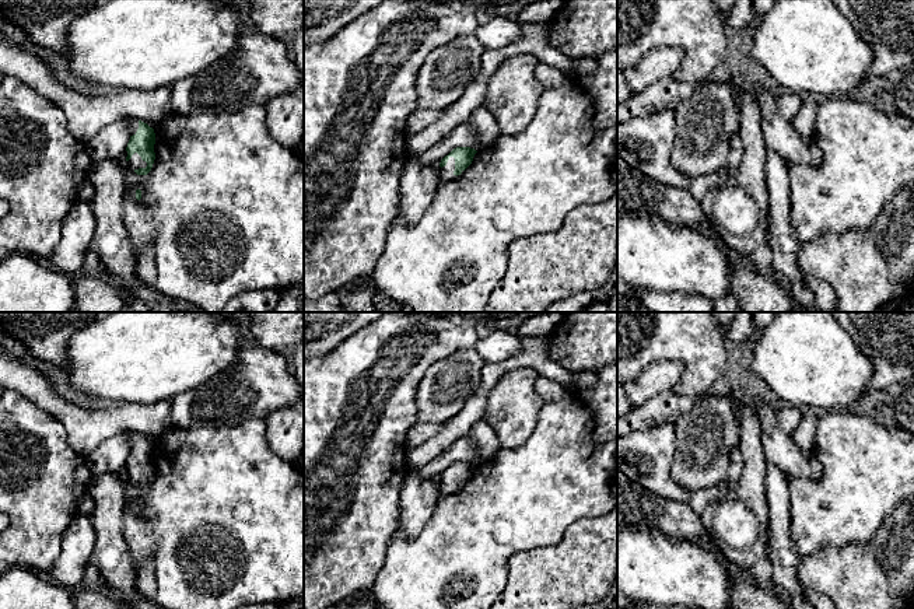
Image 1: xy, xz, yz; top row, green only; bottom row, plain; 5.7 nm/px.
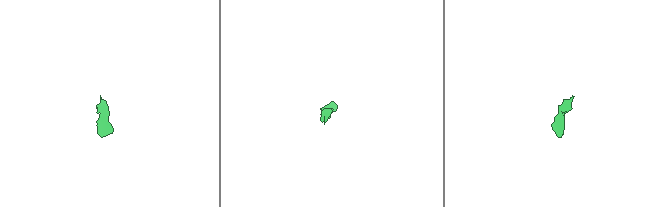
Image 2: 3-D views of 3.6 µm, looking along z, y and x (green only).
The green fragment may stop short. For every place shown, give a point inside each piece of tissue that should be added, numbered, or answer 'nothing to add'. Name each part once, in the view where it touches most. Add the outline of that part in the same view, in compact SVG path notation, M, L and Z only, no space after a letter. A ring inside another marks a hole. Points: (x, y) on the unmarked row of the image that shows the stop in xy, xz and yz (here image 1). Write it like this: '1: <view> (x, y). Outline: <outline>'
1: xy (135, 476). Outline: M134 466L132 472L127 475L127 479L132 484L139 483L139 482L146 482L147 476L141 473L141 470Z

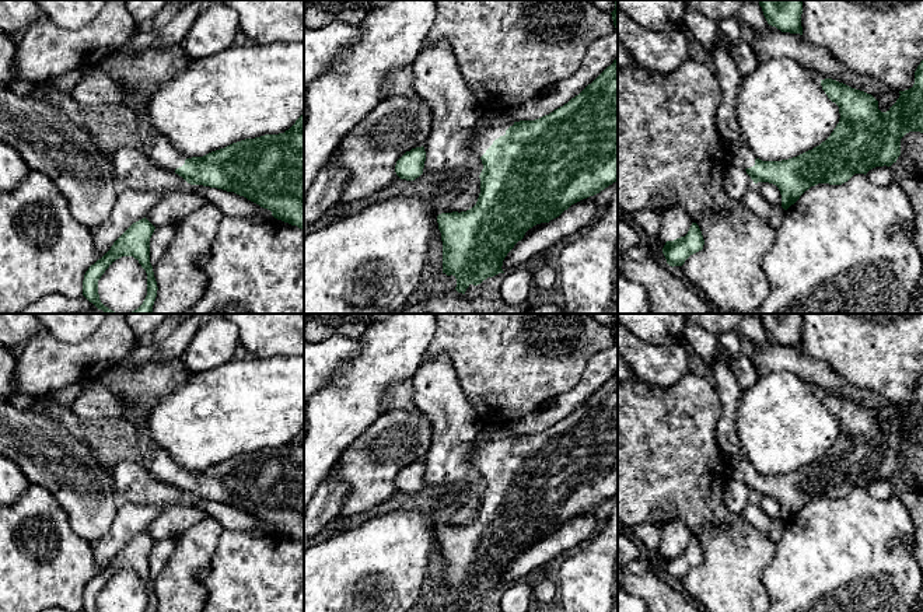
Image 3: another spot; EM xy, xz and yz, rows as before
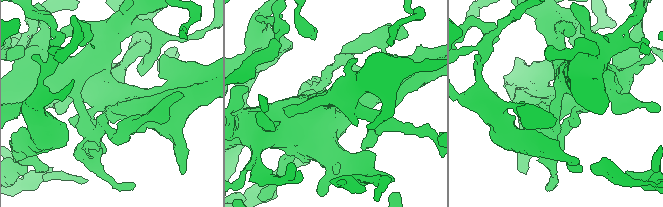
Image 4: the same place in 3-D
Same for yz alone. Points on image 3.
1: yz (741, 468). Outline: M741 452L740 457L735 457L730 461L731 479L741 480L744 483L755 479L758 472L751 461Z

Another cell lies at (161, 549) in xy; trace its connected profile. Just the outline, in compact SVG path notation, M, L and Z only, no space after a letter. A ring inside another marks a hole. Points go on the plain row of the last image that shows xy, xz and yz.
M175 539L158 541L150 552L150 577L154 581L162 571L169 555L176 546Z

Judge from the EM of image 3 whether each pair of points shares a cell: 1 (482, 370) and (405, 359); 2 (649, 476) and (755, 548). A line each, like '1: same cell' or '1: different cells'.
1: different cells
2: same cell

